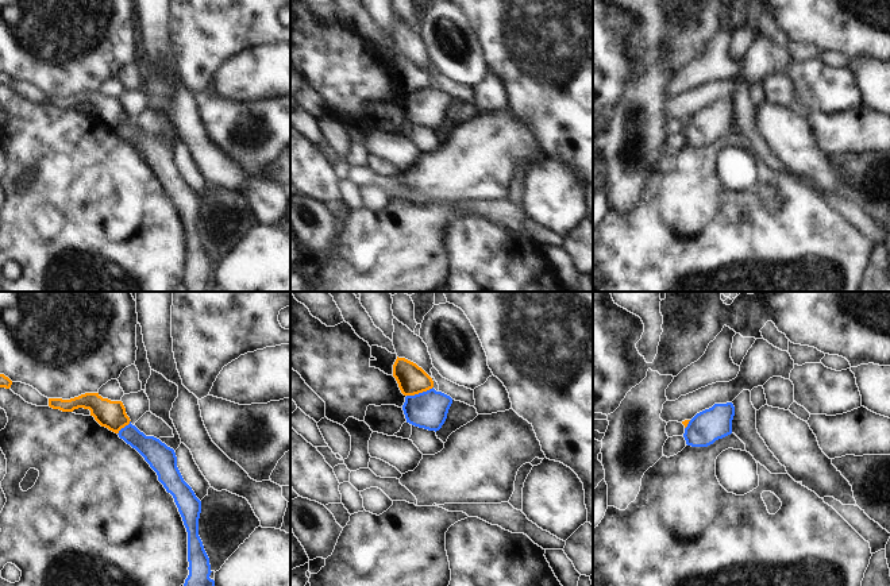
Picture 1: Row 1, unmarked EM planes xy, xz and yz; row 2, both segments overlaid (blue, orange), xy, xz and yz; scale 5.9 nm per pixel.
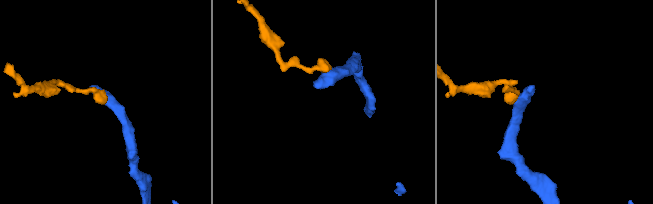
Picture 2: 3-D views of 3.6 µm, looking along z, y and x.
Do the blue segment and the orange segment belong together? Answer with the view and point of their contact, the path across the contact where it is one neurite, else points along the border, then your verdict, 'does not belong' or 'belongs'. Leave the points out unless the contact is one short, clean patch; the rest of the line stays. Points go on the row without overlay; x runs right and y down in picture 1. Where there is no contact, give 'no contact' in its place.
contact xz (419, 91); border xz (432, 84), (407, 93); does not belong

